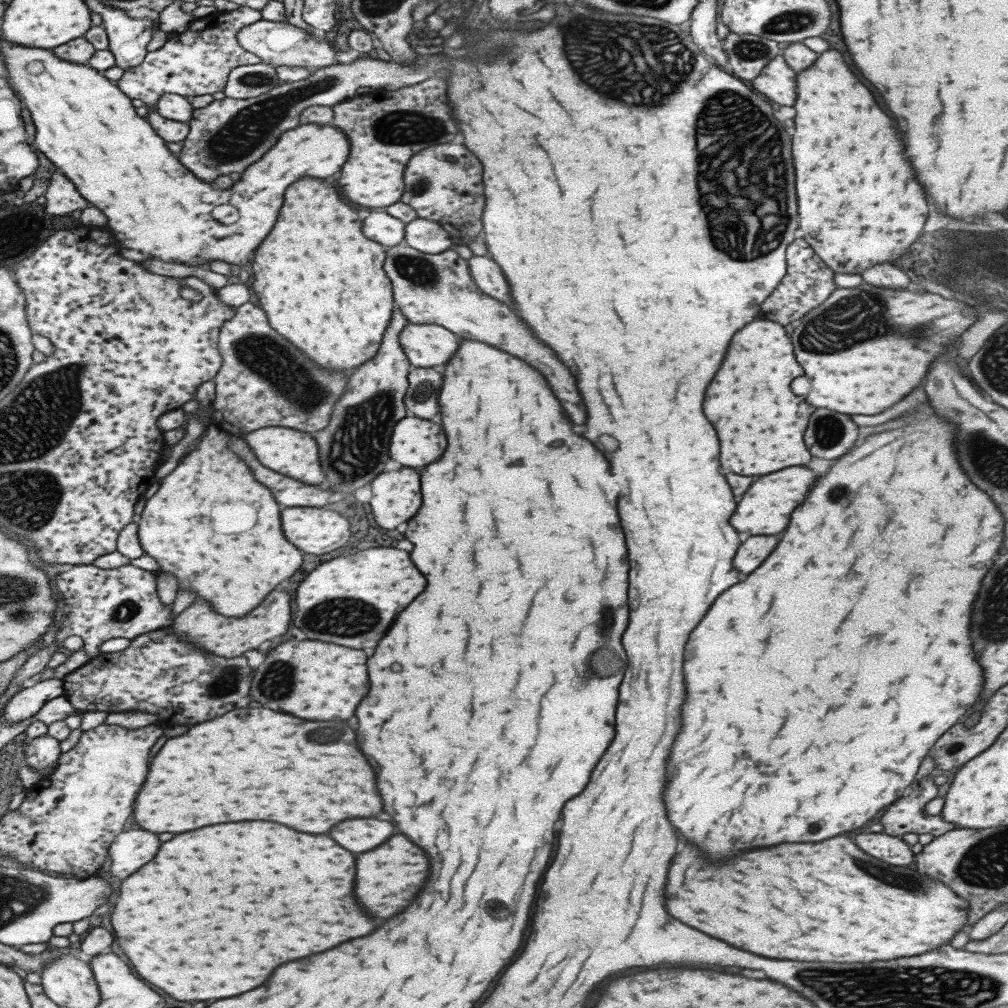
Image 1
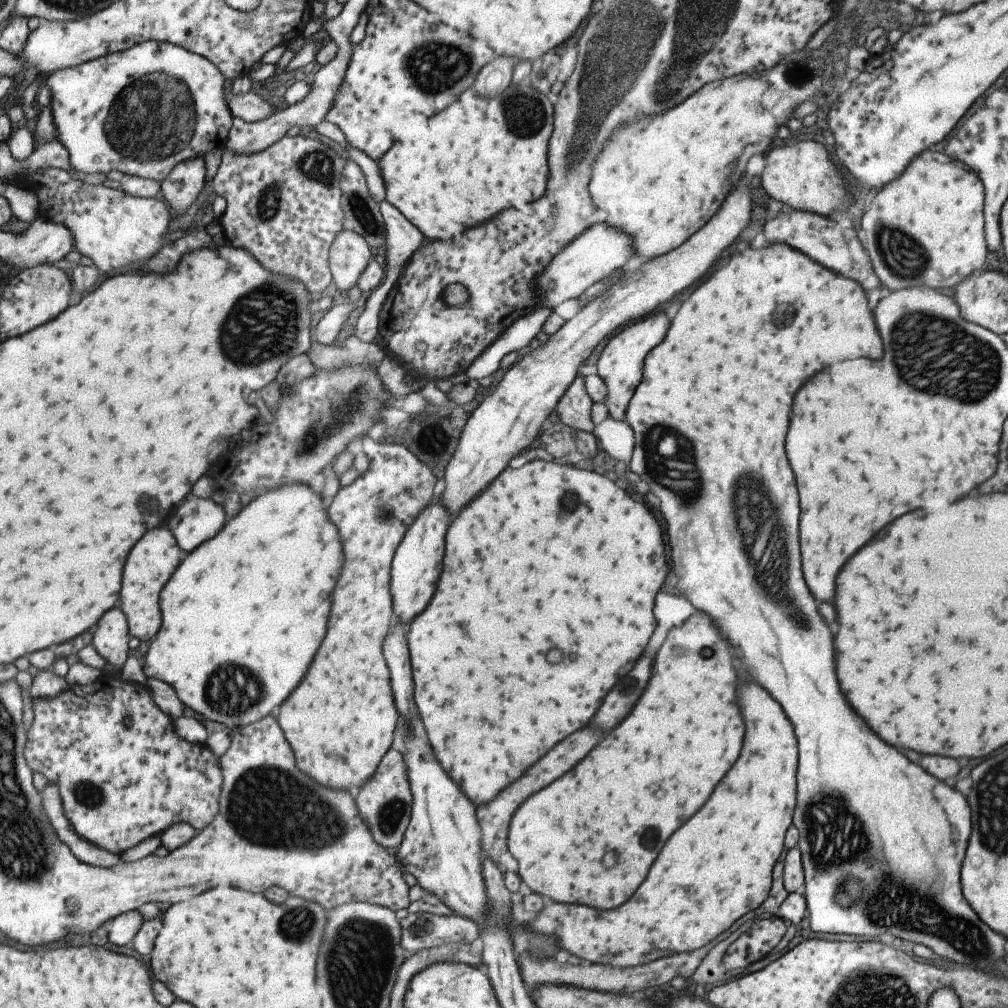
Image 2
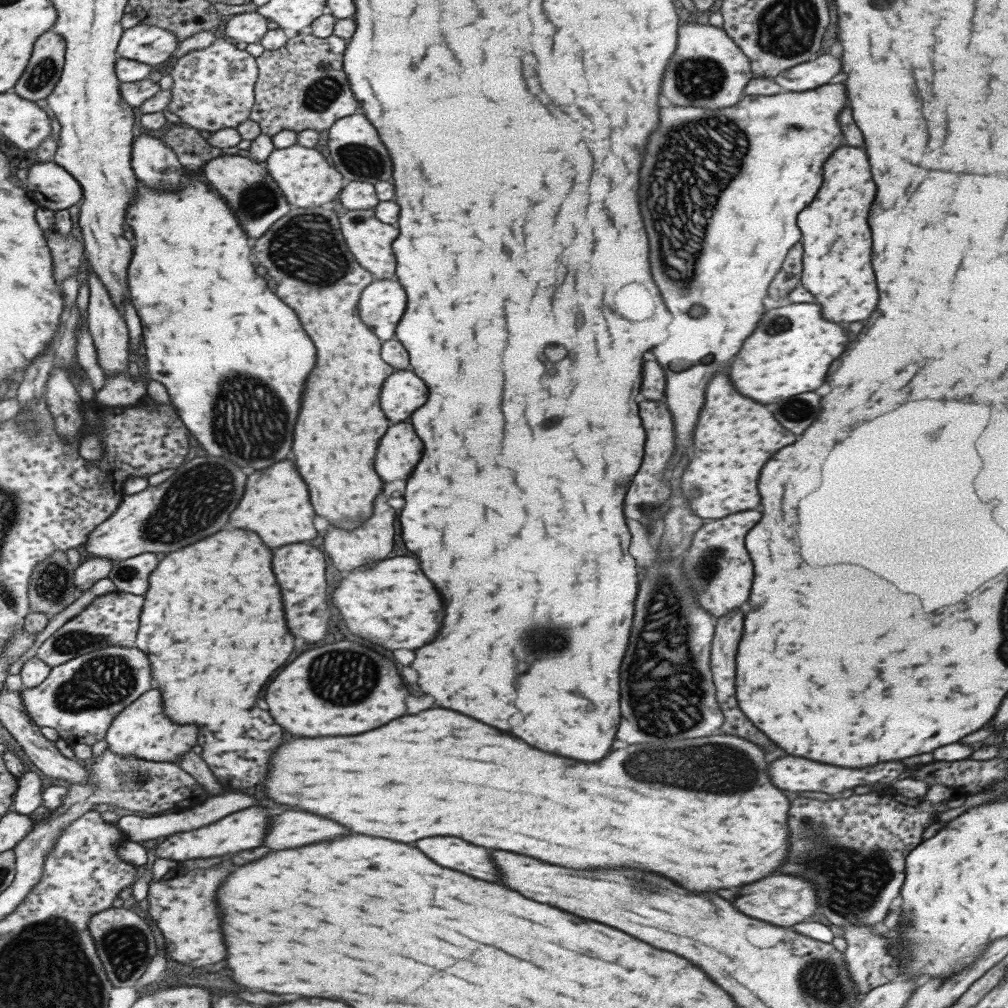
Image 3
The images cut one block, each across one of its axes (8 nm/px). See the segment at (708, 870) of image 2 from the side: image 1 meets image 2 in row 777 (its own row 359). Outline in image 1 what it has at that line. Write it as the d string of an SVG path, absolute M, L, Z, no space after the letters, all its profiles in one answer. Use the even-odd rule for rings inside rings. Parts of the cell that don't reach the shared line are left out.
M758 316L747 322L739 332L735 332L733 340L729 342L727 356L711 384L705 390L703 412L707 420L715 426L719 436L719 466L727 472L739 476L763 476L773 470L783 470L789 466L803 466L809 462L809 452L801 440L803 430L807 426L807 418L813 412L803 398L791 394L789 380L801 376L803 370L793 358L791 342L783 332L783 325Z

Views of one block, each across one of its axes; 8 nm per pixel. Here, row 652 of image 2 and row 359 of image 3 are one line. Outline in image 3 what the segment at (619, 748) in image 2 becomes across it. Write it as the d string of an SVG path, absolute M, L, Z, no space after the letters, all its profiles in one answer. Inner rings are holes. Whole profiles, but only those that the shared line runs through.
M827 83L803 92L782 91L775 96L742 96L735 106L721 110L701 110L695 106L659 108L659 126L647 138L639 168L639 212L649 238L651 276L661 292L663 304L673 316L671 324L683 334L671 336L667 346L651 348L665 374L663 402L672 418L674 436L679 440L675 456L685 452L681 440L687 440L693 432L703 406L703 390L711 374L739 352L743 340L753 332L765 312L762 300L768 296L769 283L787 250L799 242L795 216L813 200L821 184L823 160L841 146L841 132L835 122L837 112L845 106L841 84ZM697 176L701 184L697 184ZM669 258L679 258L681 262L673 266ZM693 306L701 306L705 312L691 318L687 312Z

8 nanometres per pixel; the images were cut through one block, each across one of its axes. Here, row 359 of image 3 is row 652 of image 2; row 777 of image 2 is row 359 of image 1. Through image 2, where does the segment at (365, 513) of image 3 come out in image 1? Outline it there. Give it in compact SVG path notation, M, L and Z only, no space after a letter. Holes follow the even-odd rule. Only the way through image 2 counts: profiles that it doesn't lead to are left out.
M303 178L287 186L287 196L283 194L277 222L267 234L267 240L255 250L251 262L255 278L253 290L269 326L295 348L301 348L301 354L315 366L329 372L345 372L371 360L395 309L390 280L381 270L385 247L363 238L359 226L361 222L357 220L355 210L341 202L333 186L325 186L321 180Z

